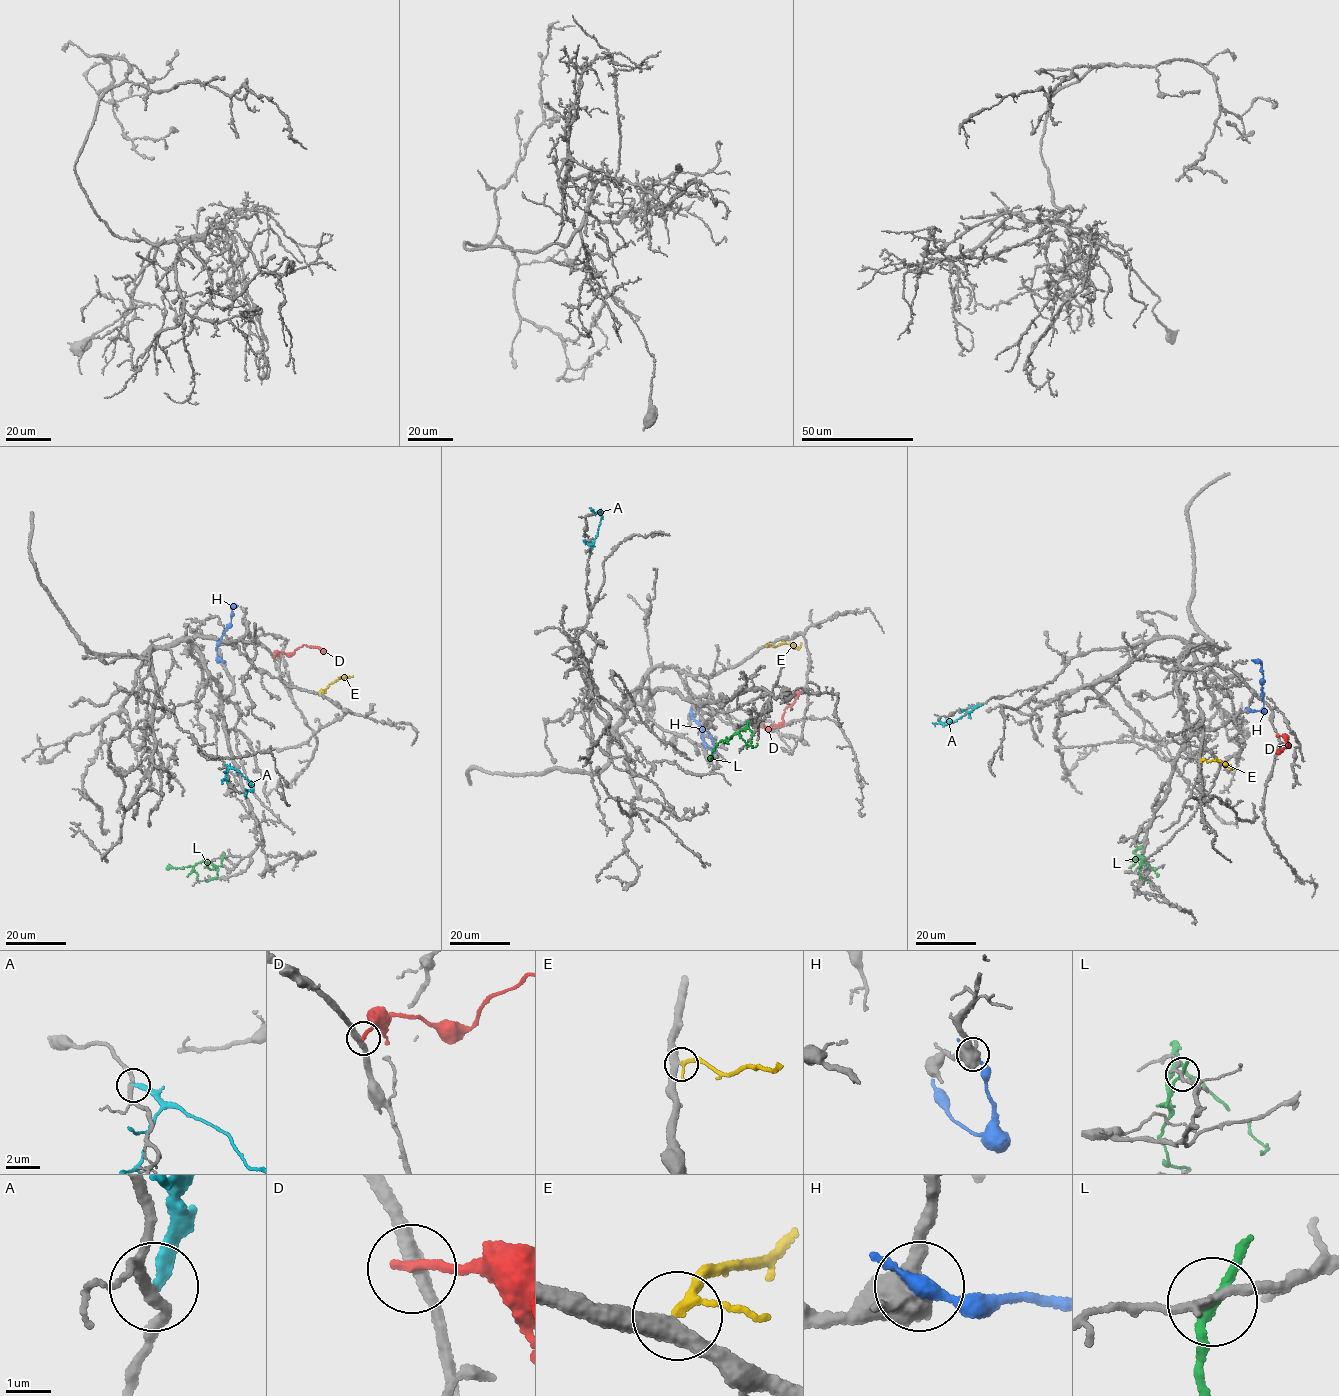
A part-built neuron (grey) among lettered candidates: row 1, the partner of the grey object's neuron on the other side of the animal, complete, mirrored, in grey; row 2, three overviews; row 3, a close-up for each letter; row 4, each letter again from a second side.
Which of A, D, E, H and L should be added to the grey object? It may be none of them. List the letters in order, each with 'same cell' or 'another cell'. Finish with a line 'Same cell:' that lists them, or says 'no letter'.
A: another cell
D: another cell
E: same cell
H: another cell
L: another cell
Same cell: E

